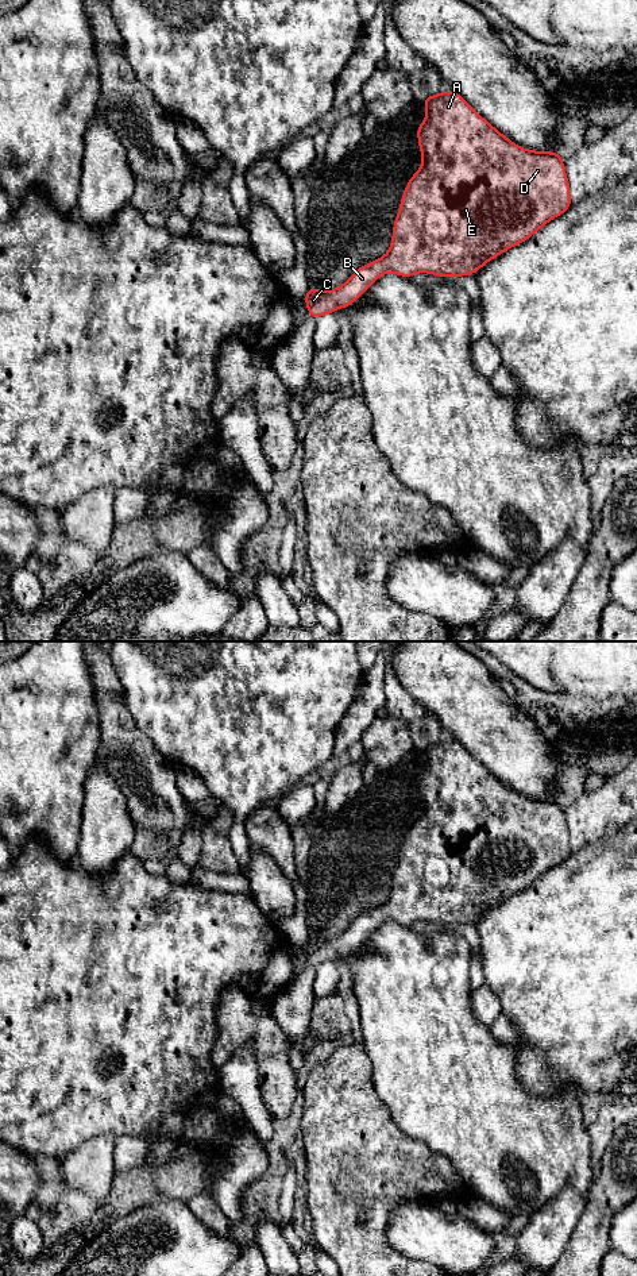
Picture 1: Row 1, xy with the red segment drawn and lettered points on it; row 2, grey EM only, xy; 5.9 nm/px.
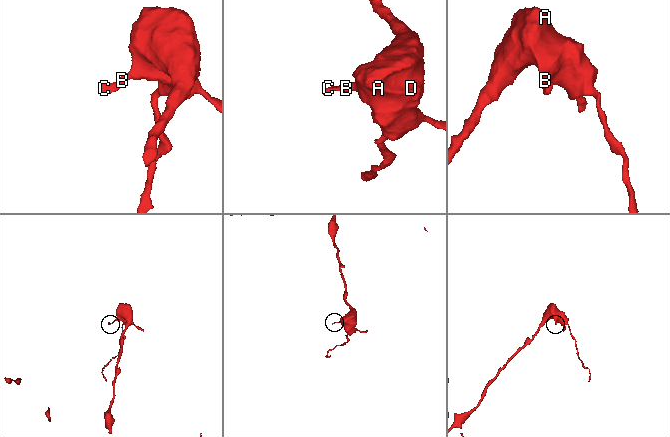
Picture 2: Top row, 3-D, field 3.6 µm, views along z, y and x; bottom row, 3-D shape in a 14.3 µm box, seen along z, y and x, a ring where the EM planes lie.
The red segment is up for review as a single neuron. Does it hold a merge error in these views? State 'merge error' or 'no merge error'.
no merge error

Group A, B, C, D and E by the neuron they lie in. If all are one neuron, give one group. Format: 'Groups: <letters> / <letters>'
Groups: A B C D E

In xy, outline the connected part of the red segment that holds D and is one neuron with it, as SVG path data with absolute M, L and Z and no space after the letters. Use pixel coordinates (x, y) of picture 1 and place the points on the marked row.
M452 89L428 95L422 103L426 117L417 126L422 163L405 186L390 248L333 290L309 286L302 300L316 320L337 308L347 309L386 273L404 278L417 273L474 277L489 261L526 242L572 205L561 154L520 147Z

